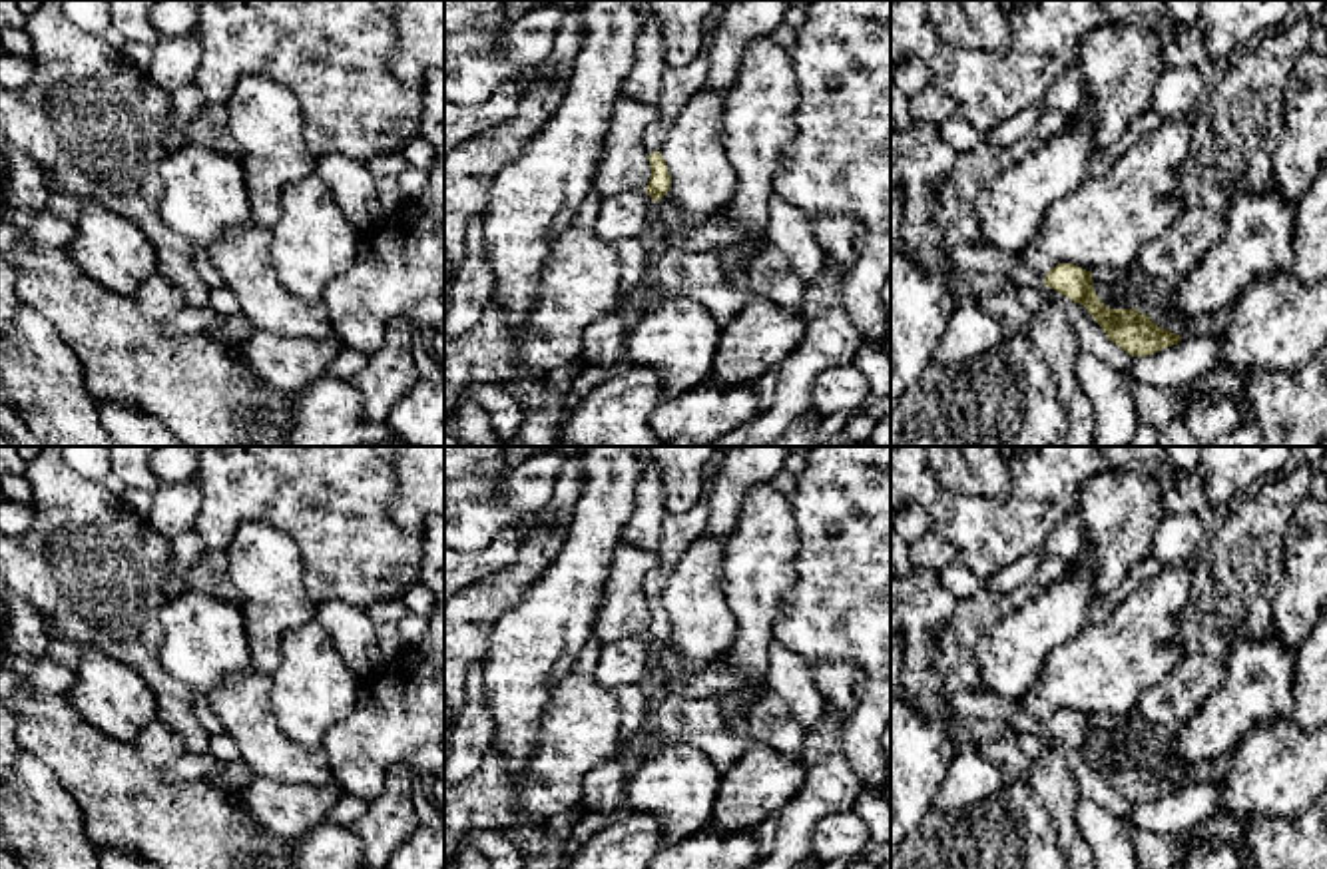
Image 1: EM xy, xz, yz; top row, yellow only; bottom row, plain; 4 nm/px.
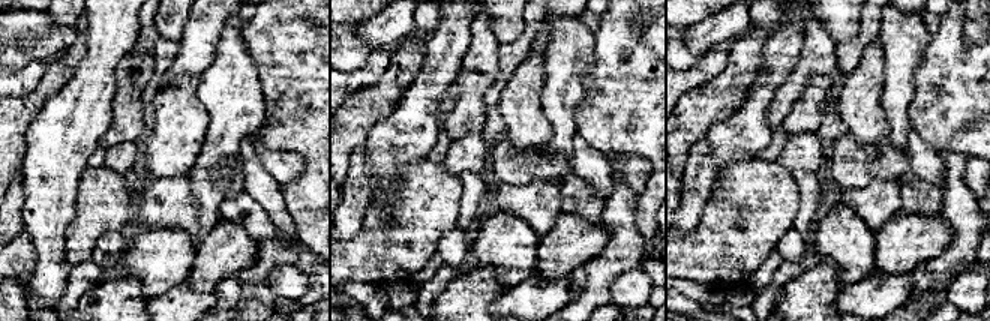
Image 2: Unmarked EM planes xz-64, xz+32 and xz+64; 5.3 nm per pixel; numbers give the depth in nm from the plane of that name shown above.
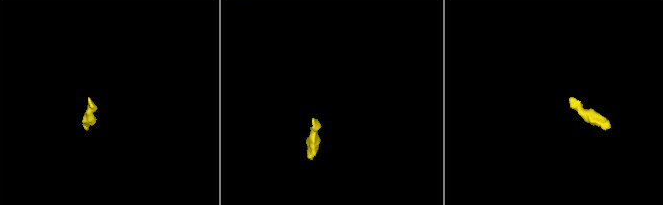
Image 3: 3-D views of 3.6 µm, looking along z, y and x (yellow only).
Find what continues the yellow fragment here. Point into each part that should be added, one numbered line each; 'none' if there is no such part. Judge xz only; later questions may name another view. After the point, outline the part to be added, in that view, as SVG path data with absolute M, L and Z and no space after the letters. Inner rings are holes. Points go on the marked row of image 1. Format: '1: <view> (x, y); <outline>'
1: xz (680, 86); M719 0L713 6L713 10L707 14L707 18L703 20L703 52L689 66L685 66L685 68L665 66L665 70L662 74L662 98L658 104L660 118L652 126L648 126L648 130L644 132L644 147L648 153L662 149L665 136L677 122L683 108L701 92L705 76L707 76L707 68L709 68L709 44L711 44L713 32L717 30L719 22L721 22L721 14L723 14L725 6L731 2L735 2L735 0Z

